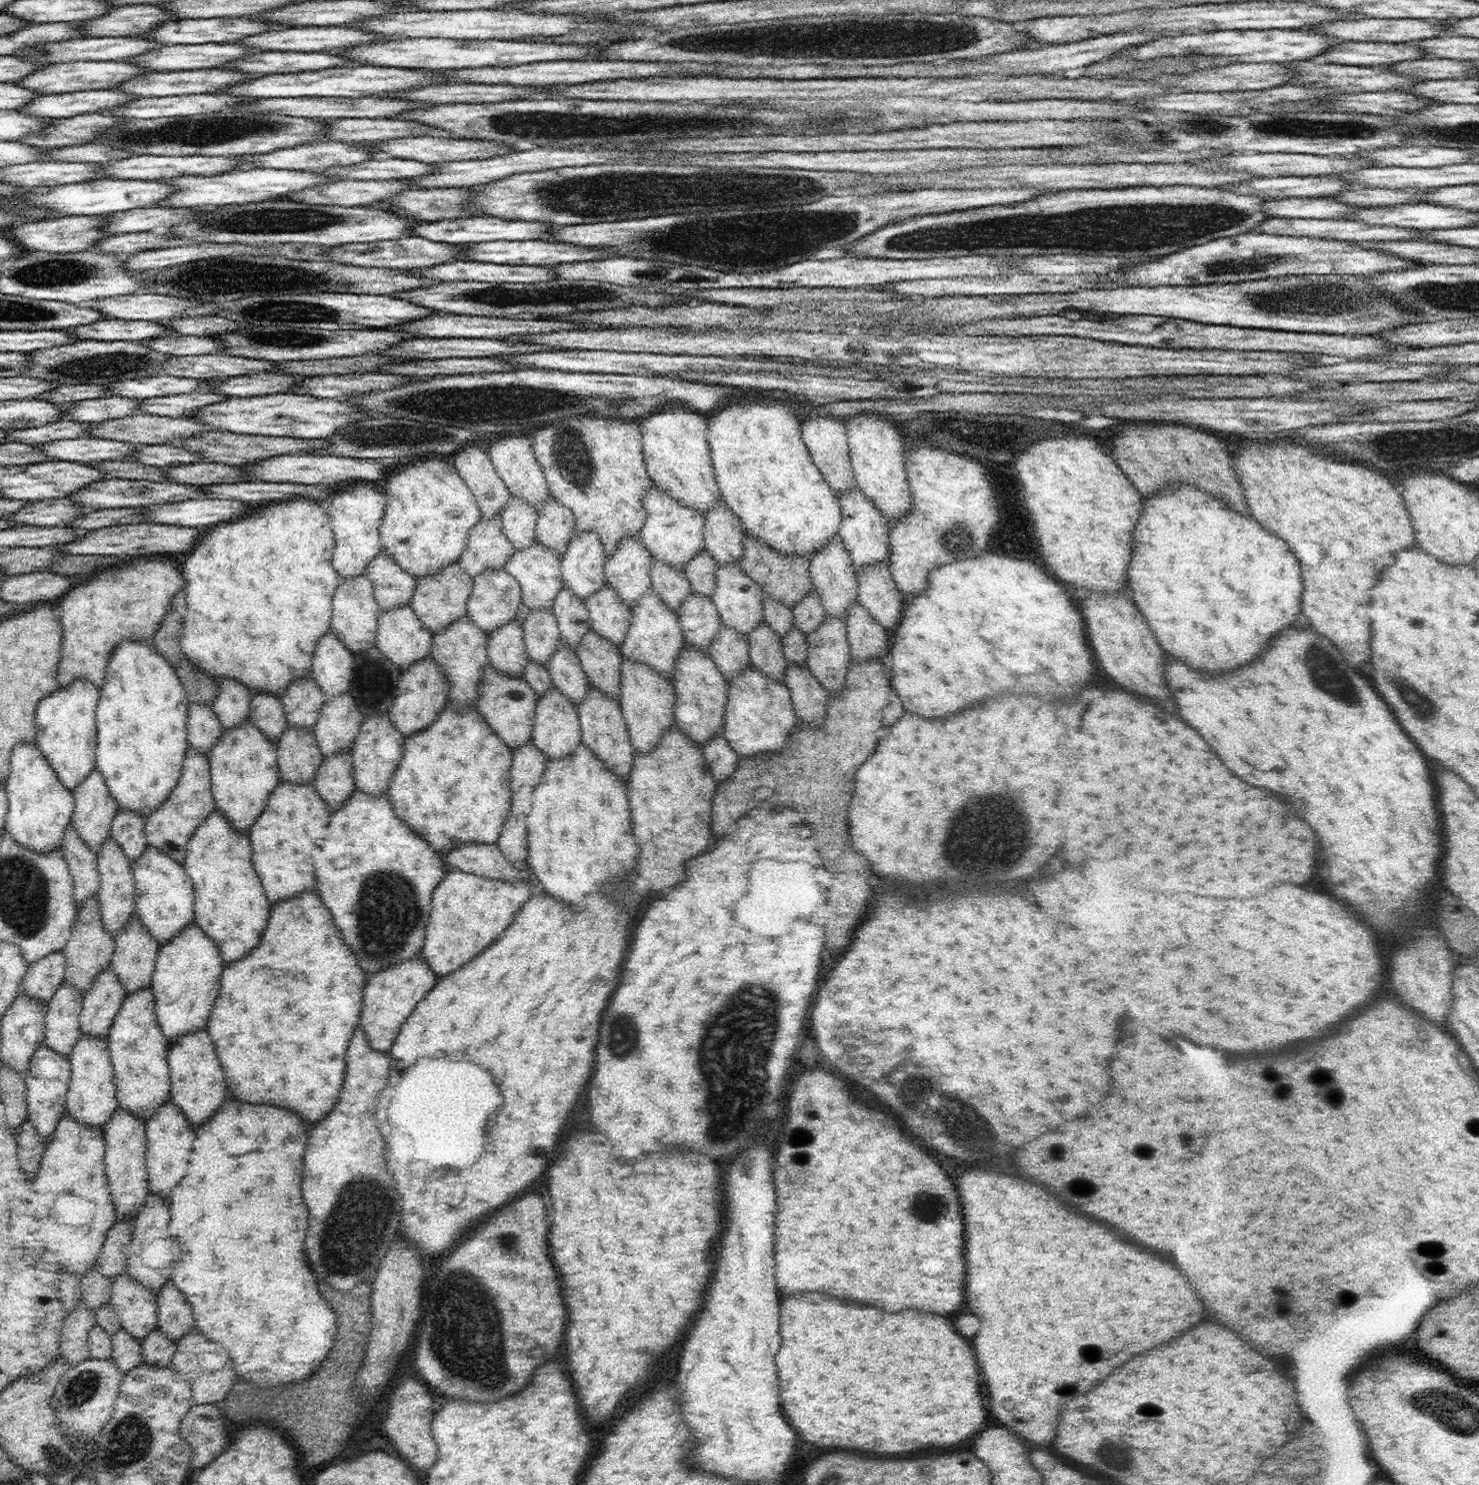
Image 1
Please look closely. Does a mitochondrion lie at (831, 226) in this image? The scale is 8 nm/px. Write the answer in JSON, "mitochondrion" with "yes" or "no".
{"mitochondrion":"yes"}

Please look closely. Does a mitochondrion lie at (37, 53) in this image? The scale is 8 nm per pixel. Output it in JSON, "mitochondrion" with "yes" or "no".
{"mitochondrion":"yes"}

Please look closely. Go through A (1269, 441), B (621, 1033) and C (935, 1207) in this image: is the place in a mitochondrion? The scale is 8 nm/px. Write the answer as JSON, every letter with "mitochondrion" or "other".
{"A":"other","B":"mitochondrion","C":"mitochondrion"}

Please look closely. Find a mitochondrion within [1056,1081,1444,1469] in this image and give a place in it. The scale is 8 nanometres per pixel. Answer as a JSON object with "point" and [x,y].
{"point":[1066,1390]}

